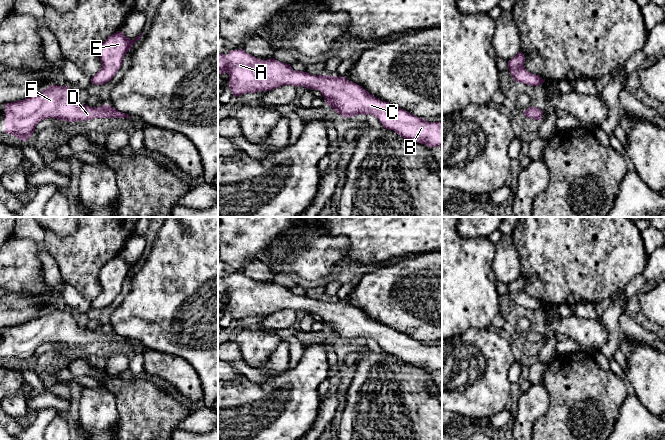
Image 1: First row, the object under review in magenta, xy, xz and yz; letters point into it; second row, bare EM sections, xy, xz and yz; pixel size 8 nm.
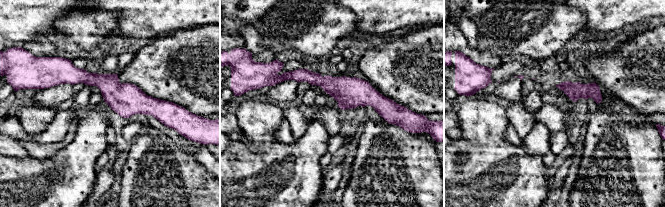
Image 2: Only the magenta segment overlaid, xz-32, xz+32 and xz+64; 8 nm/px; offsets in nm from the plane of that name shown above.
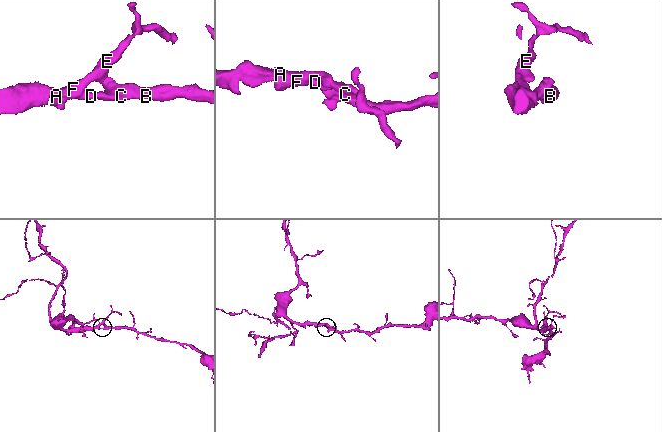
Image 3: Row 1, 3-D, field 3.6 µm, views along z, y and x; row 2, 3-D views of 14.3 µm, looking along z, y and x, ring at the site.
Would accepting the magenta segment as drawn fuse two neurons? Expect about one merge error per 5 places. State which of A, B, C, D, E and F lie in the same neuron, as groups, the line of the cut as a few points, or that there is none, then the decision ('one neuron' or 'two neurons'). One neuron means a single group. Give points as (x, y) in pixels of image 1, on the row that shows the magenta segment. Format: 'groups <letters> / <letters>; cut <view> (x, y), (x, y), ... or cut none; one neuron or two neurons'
groups A B C D E F; cut none; one neuron

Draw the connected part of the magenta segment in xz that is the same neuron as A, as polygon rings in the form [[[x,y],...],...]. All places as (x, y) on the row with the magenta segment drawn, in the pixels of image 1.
[[[243,49],[232,50],[228,56],[218,53],[218,73],[229,74],[233,96],[269,91],[284,85],[319,90],[326,104],[344,118],[358,114],[373,115],[385,129],[428,147],[442,147],[442,122],[428,122],[395,105],[377,99],[360,85],[345,77],[311,75],[295,71],[290,64],[274,58],[262,60]]]

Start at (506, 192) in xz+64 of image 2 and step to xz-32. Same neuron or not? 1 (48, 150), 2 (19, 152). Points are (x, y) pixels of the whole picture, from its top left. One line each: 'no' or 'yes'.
1: no
2: no

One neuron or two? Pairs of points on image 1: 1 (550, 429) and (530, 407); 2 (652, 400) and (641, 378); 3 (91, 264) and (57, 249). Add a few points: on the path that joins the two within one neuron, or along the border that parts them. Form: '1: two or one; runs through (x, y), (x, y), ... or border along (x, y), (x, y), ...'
1: two; border along (550, 395), (549, 407), (536, 420), (531, 429)
2: one; runs through (652, 395), (652, 389), (646, 383)
3: one; runs through (83, 257), (78, 257), (65, 251)

